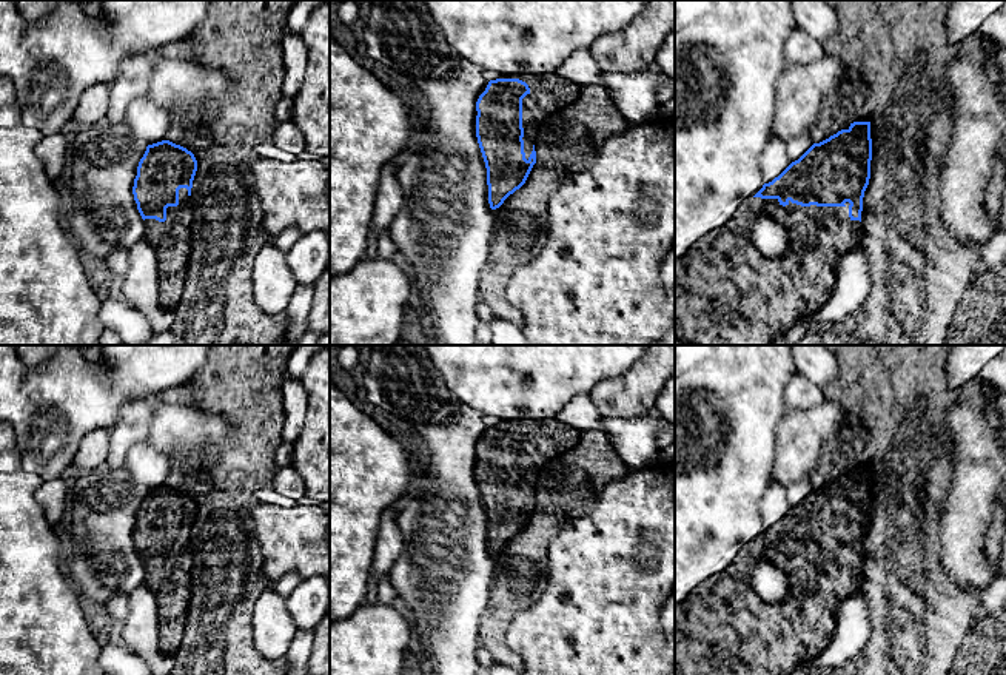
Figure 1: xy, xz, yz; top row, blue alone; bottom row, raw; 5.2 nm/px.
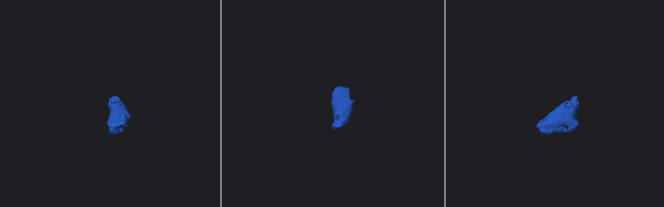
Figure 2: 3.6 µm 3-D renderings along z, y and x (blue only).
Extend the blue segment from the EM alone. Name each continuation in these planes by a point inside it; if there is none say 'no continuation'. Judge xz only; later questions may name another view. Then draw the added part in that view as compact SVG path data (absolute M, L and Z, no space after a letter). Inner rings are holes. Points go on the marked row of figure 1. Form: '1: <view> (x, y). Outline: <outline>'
1: xz (549, 93). Outline: M558 72L521 77L530 88L522 99L524 153L528 160L541 122L555 111L573 103L581 86L562 79Z

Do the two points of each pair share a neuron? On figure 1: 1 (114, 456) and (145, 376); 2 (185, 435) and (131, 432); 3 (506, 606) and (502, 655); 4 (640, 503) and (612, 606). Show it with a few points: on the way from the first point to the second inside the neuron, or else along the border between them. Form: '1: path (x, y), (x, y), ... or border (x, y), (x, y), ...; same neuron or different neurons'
1: border (170, 387), (125, 402), (111, 427); different neurons
2: border (170, 402), (154, 404), (147, 439); different neurons
3: path (498, 618), (498, 643); same neuron
4: path (635, 529), (635, 544), (612, 570), (612, 580); same neuron

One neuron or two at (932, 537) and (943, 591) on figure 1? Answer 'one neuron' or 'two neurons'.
one neuron

